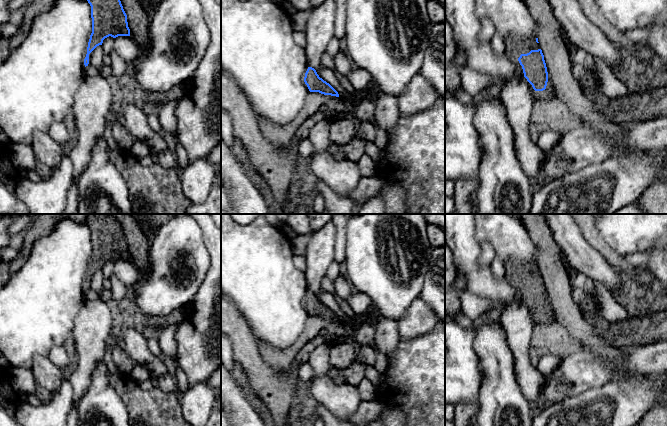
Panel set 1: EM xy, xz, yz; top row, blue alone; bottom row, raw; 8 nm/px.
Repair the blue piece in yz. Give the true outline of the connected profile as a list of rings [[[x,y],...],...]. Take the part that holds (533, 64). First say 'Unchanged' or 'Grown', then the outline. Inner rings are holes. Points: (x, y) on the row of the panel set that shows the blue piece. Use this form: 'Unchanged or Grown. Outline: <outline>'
Grown. Outline: [[[445,0],[445,20],[452,28],[457,49],[466,54],[466,66],[492,78],[524,76],[535,91],[546,89],[548,72],[541,49],[517,59],[510,51],[497,56],[490,41],[479,41],[482,23],[475,14],[475,0]]]

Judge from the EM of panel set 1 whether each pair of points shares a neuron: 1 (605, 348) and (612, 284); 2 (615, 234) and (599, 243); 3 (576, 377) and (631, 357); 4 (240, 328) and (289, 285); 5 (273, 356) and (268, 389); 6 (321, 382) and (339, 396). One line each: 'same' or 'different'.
1: different
2: different
3: same
4: different
5: different
6: same

